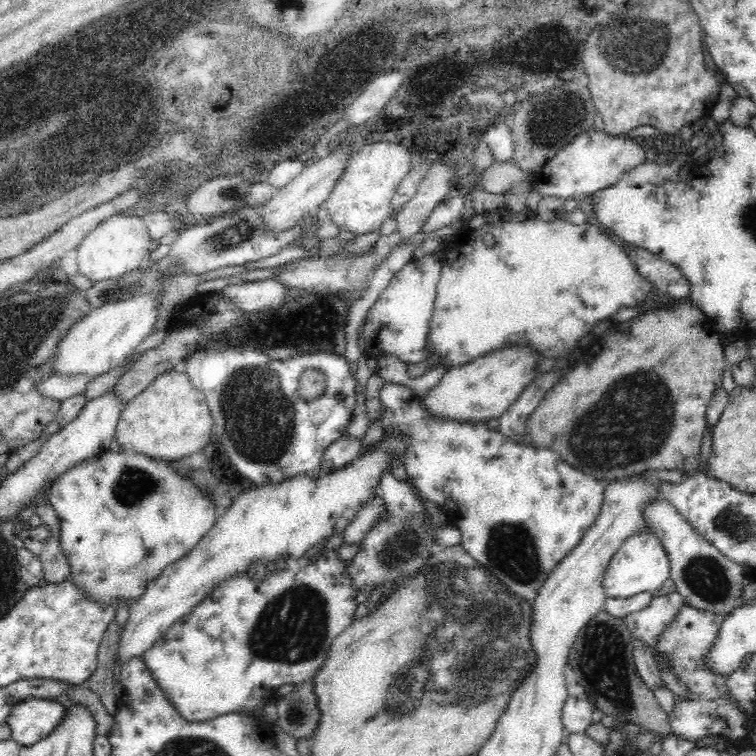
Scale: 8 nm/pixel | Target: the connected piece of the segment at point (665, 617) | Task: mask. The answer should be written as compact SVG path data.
M677 592L653 597L647 608L630 614L624 619L633 639L647 646L659 669L666 669L670 673L673 672L671 662L666 657L658 655L658 640L663 630L666 630L670 623L674 623L676 616L682 612L681 603L683 603L683 597Z

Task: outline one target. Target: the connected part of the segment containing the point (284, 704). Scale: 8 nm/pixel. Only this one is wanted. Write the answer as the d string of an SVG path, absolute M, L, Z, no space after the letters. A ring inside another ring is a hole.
M312 680L295 685L294 693L275 701L279 720L276 725L296 740L309 738L320 721Z

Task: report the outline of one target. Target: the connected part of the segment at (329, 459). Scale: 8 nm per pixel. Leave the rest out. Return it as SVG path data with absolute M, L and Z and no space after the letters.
M348 433L342 435L338 440L335 440L324 451L321 472L328 474L336 468L346 466L348 462L352 462L354 458L358 458L362 450L362 441L364 436L355 437L350 436Z

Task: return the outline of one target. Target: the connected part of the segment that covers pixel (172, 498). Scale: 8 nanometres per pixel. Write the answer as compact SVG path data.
M106 450L96 457L85 460L78 466L65 472L62 476L58 477L48 488L48 493L44 501L48 501L50 508L54 509L56 519L58 519L58 545L60 551L66 555L68 565L70 565L69 578L72 579L79 590L87 595L87 598L97 602L97 604L105 604L105 606L115 606L119 608L121 602L128 607L132 608L142 594L146 594L148 586L155 583L156 579L160 578L162 571L171 564L178 562L183 556L186 556L198 543L199 540L213 527L216 522L216 501L210 491L199 489L192 480L172 467L169 462L162 462L150 458L144 454L134 453L127 455L126 453L110 452Z

